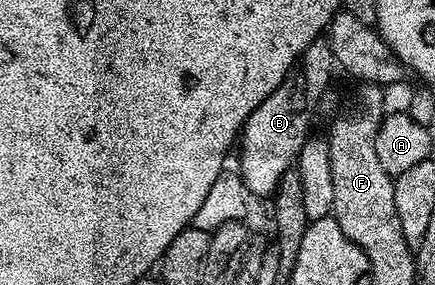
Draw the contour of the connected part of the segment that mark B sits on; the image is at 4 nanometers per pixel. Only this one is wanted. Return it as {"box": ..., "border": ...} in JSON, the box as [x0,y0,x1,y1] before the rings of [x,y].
{"box":[237,40,337,195],"border":[[[316,40],[305,48],[287,79],[247,118],[237,146],[237,169],[247,186],[248,195],[274,195],[281,176],[296,165],[301,148],[312,133],[311,117],[323,98],[323,89],[331,82],[331,73],[336,70],[337,63],[328,43]]]}

